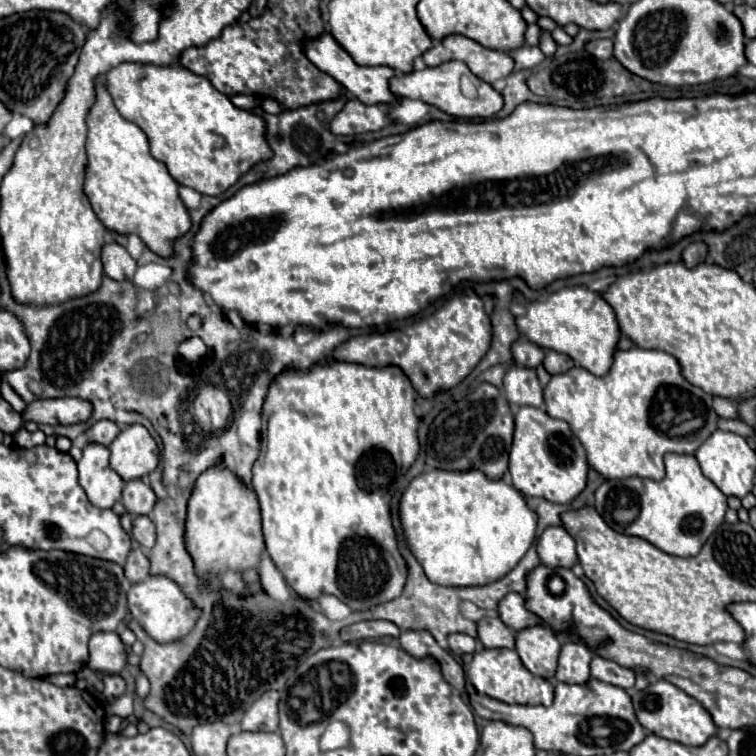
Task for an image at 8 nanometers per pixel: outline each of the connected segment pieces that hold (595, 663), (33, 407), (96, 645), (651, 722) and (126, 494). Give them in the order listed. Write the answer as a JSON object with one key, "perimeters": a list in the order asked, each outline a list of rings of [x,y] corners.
{"perimeters":[[[[593,656],[593,660],[591,660],[591,676],[601,680],[601,682],[619,686],[623,690],[631,690],[633,684],[635,684],[635,672],[633,670],[623,668],[617,662],[607,660],[603,656]]],[[[47,398],[33,400],[21,412],[23,422],[33,420],[37,424],[75,424],[91,416],[91,404],[79,398]]],[[[97,632],[89,640],[87,666],[93,672],[119,674],[127,664],[125,646],[115,632]]],[[[657,680],[655,684],[649,684],[641,692],[631,692],[633,706],[637,712],[637,718],[643,728],[655,732],[657,736],[663,736],[667,740],[675,740],[685,746],[703,746],[709,738],[719,734],[719,726],[713,722],[709,710],[697,702],[693,696],[679,690],[675,684],[667,680]]],[[[129,480],[123,486],[121,504],[131,514],[149,514],[155,506],[155,492],[141,480]]]]}

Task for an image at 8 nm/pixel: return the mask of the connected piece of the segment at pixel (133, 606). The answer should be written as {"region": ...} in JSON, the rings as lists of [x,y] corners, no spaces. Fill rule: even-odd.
{"region":[[[149,576],[143,582],[133,584],[127,592],[127,600],[133,618],[159,644],[183,640],[195,628],[195,622],[201,618],[201,610],[185,594],[183,586],[167,576]]]}

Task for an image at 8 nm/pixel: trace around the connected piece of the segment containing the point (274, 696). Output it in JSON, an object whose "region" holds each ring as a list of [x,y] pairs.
{"region":[[[267,690],[265,694],[261,694],[261,698],[257,698],[243,714],[241,728],[251,732],[275,732],[279,728],[277,702],[279,702],[277,690]]]}

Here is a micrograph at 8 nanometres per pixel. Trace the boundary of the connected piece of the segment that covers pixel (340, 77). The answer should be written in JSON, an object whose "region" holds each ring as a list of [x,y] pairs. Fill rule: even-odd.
{"region":[[[323,34],[323,38],[317,38],[315,42],[307,42],[307,58],[321,72],[333,76],[339,84],[343,84],[363,104],[383,104],[383,102],[397,100],[397,96],[389,90],[389,80],[395,76],[395,70],[387,68],[387,66],[359,66],[359,64],[355,64],[355,60],[335,42],[335,38],[331,34]]]}

